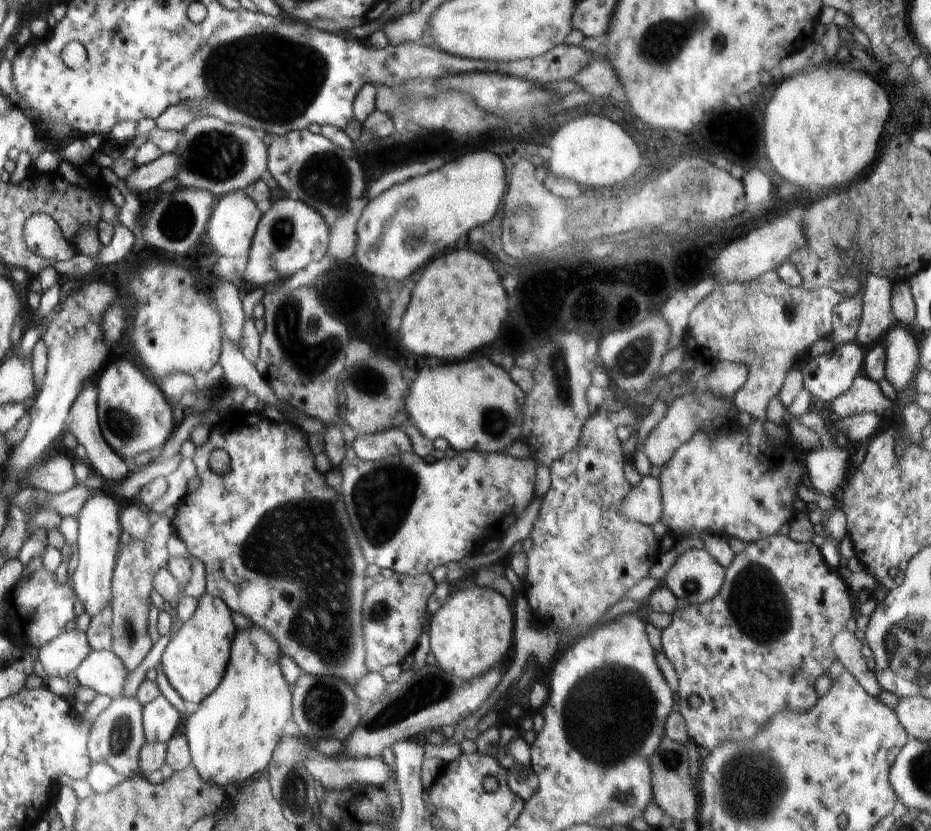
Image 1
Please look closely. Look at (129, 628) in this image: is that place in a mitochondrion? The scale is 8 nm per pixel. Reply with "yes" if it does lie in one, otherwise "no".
yes

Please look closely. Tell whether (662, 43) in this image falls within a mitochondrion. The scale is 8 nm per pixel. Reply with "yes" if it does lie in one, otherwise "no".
yes

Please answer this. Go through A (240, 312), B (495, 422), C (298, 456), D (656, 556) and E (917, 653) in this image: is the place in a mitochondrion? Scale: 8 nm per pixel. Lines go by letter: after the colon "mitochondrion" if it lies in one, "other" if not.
A: other
B: mitochondrion
C: other
D: other
E: mitochondrion

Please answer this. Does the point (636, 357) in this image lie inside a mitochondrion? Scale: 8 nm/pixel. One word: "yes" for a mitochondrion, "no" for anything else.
yes

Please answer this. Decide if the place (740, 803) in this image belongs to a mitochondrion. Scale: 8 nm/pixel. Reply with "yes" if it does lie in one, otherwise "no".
yes

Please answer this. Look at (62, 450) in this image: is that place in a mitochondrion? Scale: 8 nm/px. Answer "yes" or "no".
no

